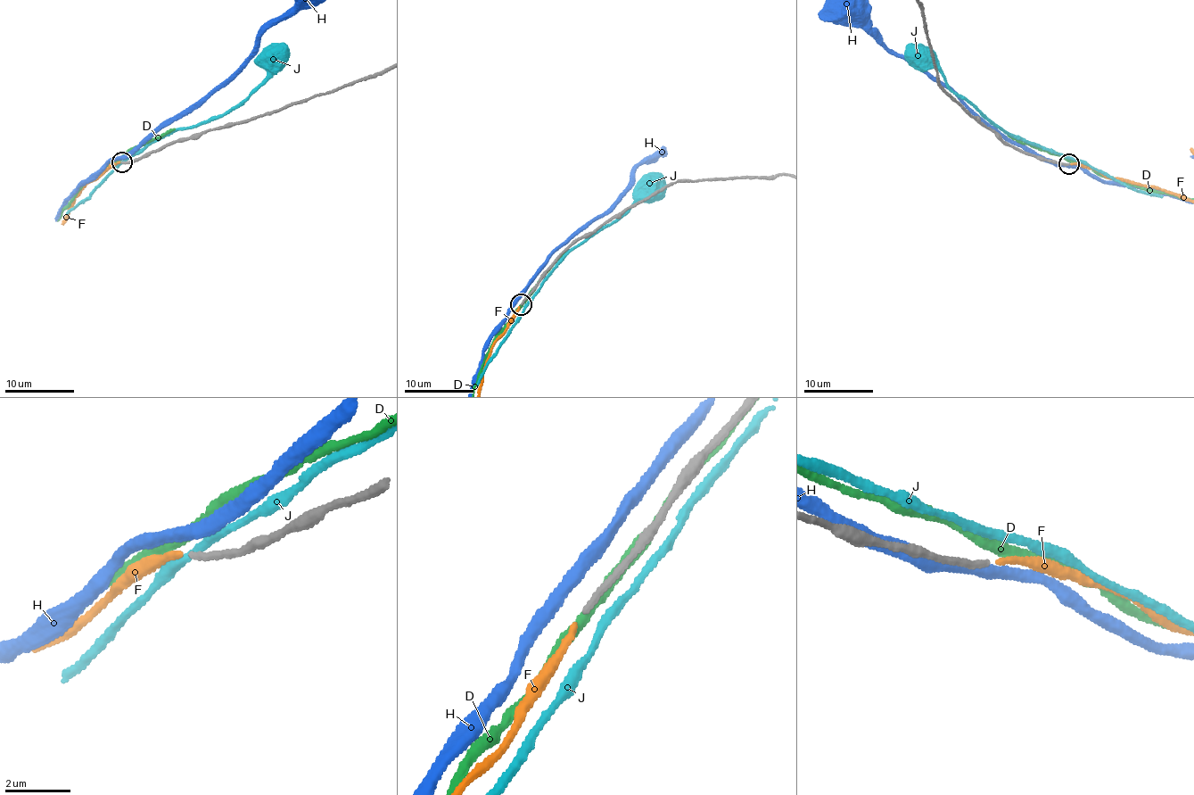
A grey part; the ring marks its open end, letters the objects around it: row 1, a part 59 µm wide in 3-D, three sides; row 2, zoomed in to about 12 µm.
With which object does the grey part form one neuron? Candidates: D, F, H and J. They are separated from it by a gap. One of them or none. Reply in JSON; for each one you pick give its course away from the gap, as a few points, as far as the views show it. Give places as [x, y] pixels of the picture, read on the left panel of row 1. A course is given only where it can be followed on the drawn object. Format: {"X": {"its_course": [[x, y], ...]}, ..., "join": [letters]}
{"join": ["F"]}

